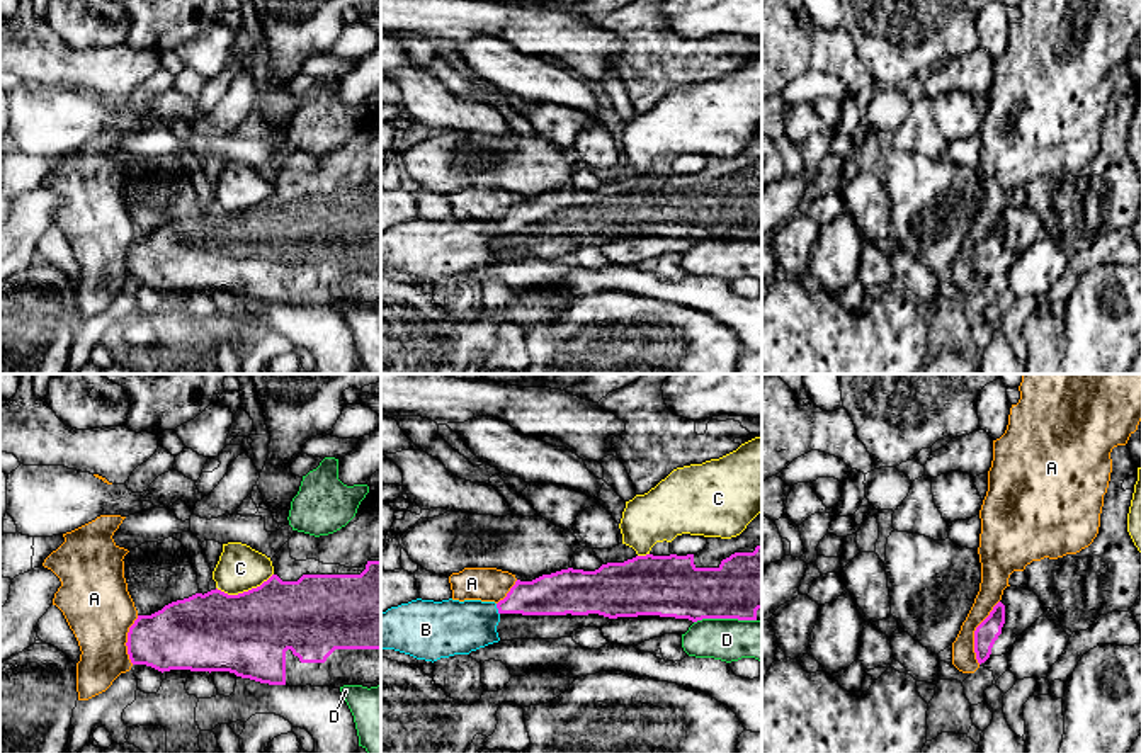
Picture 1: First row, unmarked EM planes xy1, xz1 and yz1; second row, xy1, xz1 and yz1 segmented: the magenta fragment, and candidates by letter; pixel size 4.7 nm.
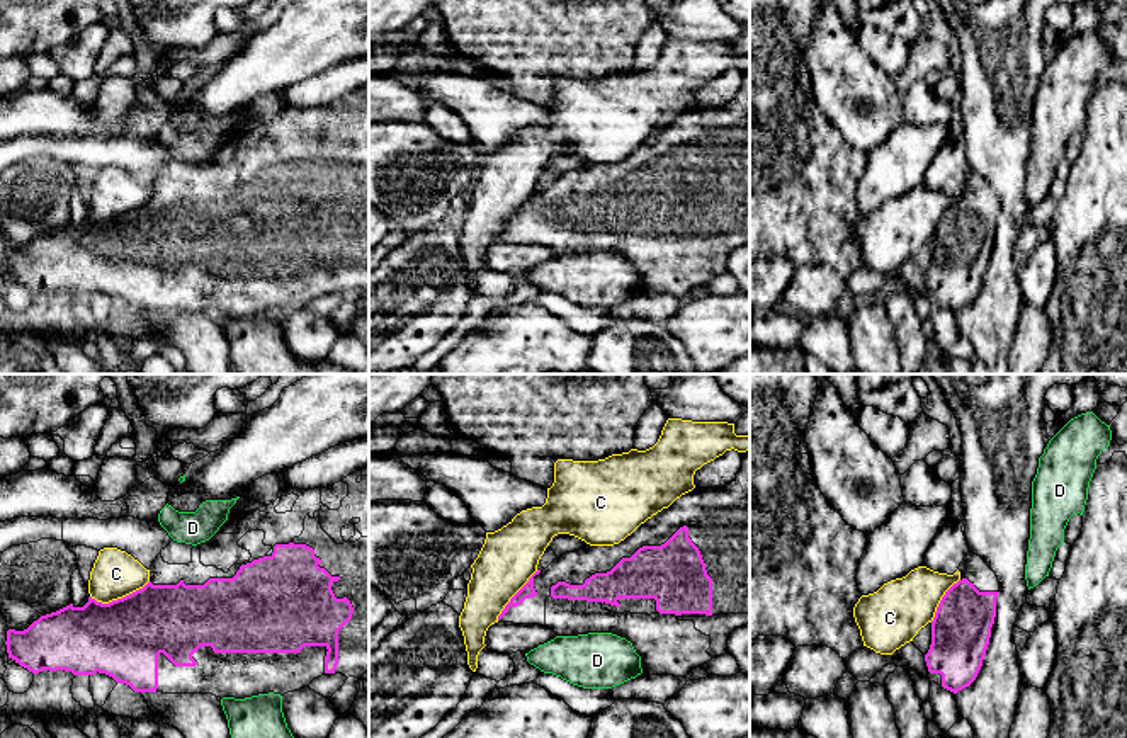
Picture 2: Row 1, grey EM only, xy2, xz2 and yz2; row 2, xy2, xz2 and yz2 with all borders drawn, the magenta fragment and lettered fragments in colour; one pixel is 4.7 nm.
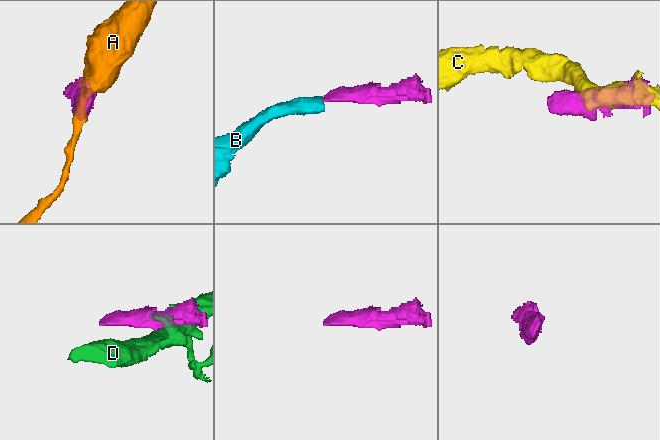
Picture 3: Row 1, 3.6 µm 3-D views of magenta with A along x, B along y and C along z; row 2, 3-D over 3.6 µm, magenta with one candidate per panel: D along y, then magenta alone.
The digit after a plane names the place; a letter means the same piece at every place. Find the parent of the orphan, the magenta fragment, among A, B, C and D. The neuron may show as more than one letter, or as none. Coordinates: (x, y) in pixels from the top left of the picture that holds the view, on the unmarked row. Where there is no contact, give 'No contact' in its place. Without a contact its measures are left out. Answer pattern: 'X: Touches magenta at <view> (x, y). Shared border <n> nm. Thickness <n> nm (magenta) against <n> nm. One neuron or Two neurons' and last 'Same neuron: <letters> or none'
A: Touches magenta at yz1 (975, 252). Shared border 320 nm. Thickness 110 nm (magenta) against 120 nm. Two neurons
B: Touches magenta at xz1 (497, 226). Shared border 60 nm. Thickness 190 nm (magenta) against 260 nm. One neuron
C: Touches magenta at xy2 (119, 218). Shared border 300 nm. Thickness 360 nm (magenta) against 220 nm. Two neurons
D: Touches magenta at xz1 (725, 237). Shared border 300 nm. Thickness 280 nm (magenta) against 200 nm. Two neurons
Same neuron: B

